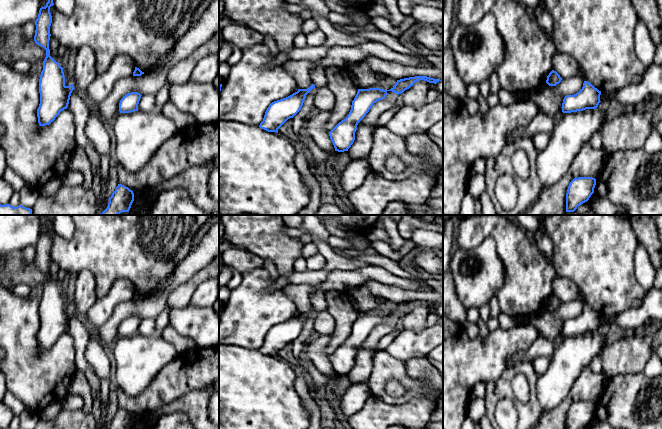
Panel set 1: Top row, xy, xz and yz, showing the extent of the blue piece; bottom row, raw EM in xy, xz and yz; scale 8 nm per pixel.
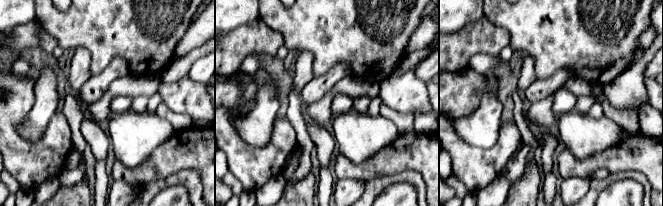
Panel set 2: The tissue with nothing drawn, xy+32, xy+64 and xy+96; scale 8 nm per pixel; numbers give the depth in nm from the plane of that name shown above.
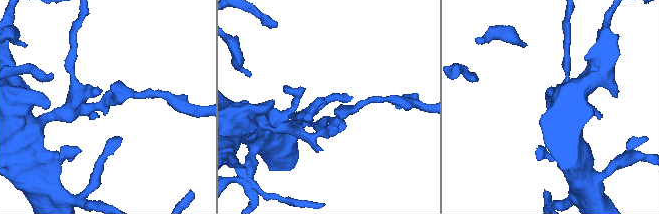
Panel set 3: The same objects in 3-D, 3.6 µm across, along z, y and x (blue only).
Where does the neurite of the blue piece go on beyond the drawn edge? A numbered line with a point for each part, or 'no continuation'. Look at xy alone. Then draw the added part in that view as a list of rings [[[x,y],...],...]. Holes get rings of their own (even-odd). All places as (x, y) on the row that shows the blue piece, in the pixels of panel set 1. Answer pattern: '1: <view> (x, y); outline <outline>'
no continuation

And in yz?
no continuation

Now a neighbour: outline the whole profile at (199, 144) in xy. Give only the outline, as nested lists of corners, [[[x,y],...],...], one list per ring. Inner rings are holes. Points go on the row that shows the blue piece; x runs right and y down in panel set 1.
[[[219,122],[195,123],[194,126],[178,130],[167,140],[151,160],[138,172],[128,172],[118,165],[118,183],[128,187],[134,193],[131,207],[146,201],[149,193],[161,183],[190,167],[210,163],[219,155]]]

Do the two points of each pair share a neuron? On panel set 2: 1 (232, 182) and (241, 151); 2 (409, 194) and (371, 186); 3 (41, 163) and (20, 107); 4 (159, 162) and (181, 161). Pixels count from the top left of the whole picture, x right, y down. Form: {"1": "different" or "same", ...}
{"1": "different", "2": "different", "3": "same", "4": "same"}

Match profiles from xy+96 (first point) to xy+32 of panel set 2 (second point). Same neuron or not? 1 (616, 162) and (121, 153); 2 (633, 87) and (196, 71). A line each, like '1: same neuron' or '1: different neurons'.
1: different neurons
2: different neurons

